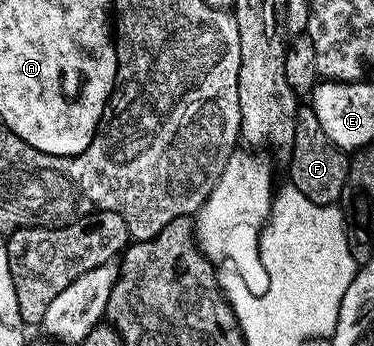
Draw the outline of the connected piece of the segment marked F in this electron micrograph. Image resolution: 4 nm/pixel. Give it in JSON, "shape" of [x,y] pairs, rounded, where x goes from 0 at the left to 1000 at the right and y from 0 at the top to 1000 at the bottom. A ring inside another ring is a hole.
{"shape":[[[813,301],[794,315],[778,445],[781,460],[770,468],[778,535],[791,538],[797,555],[807,555],[807,566],[840,578],[840,590],[856,598],[906,587],[914,543],[925,543],[930,517],[933,448],[898,422],[893,405],[882,405],[882,393],[872,393],[850,335],[840,335],[832,303]]]}

